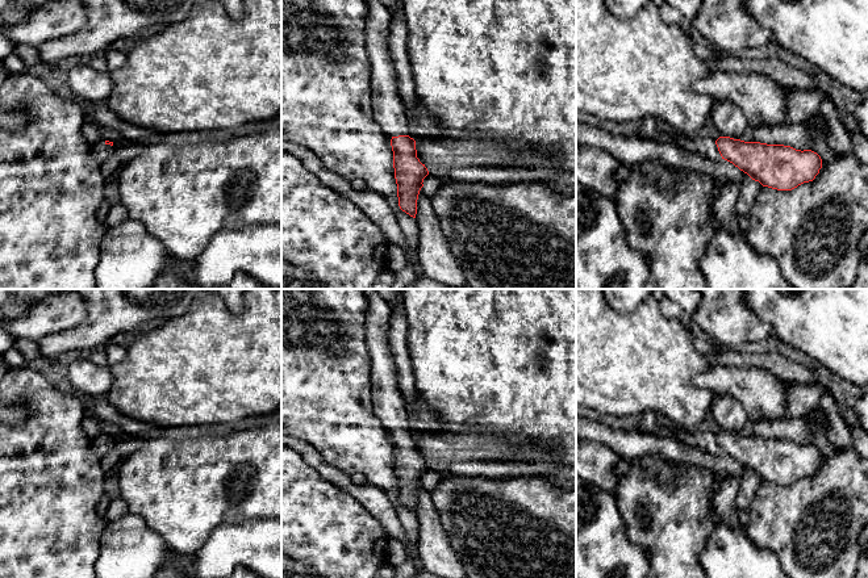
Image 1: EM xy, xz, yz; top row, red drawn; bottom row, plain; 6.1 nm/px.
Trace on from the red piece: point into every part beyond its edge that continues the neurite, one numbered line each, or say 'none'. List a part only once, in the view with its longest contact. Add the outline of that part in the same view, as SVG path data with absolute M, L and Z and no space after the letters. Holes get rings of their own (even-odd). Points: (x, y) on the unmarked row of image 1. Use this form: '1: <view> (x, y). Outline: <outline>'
1: yz (699, 438). Outline: M652 411L643 414L642 424L638 431L662 437L676 437L687 445L694 447L711 455L722 453L715 439L715 434L701 427L687 431L677 426L664 426L659 420L658 415Z

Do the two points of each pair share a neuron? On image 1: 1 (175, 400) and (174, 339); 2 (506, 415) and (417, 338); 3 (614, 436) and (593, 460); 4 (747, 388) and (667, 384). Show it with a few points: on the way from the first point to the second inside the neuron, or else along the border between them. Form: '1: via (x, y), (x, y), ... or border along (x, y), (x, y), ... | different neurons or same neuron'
1: via (175, 385), (174, 354) | same neuron
2: via (484, 393), (439, 348) | same neuron
3: border along (589, 439), (606, 444), (621, 457) | different neurons
4: border along (692, 377), (695, 385), (709, 389), (717, 396) | different neurons

